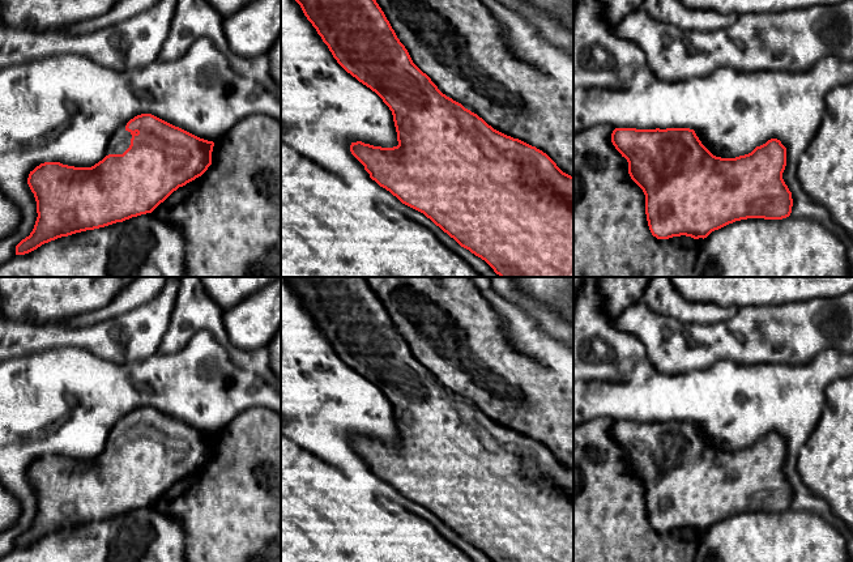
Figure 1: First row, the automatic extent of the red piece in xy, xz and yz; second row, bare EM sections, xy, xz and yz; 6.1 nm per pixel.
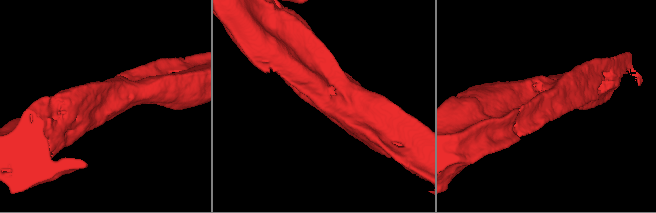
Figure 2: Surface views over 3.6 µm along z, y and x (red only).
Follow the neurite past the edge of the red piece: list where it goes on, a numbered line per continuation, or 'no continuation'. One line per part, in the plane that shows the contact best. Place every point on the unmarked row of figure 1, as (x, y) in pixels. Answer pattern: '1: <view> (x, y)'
1: xy (119, 435)

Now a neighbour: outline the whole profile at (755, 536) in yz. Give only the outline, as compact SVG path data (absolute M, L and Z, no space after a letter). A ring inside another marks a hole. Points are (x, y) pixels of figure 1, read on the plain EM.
M789 508L782 512L741 512L712 524L704 531L694 562L849 562L849 553L843 535L822 516Z

